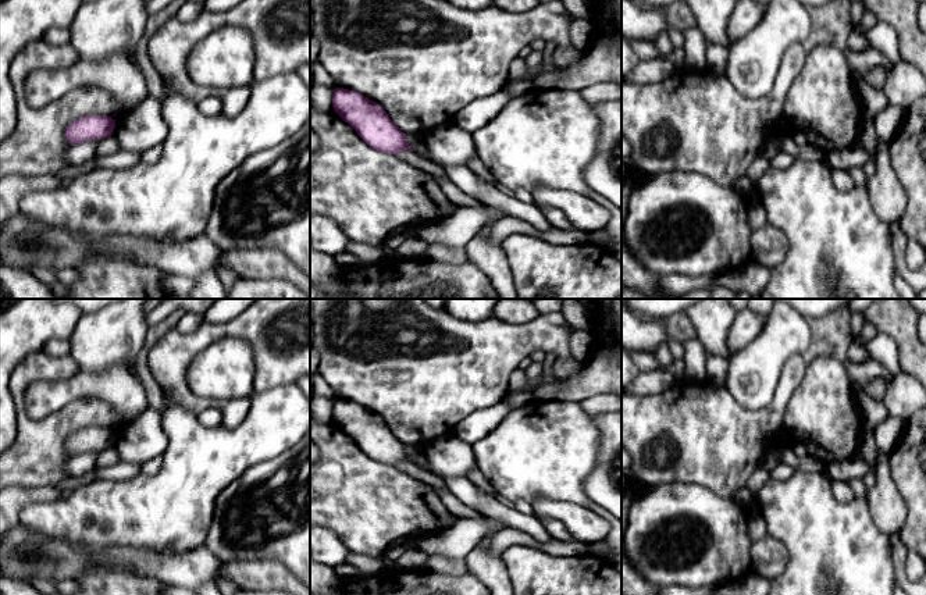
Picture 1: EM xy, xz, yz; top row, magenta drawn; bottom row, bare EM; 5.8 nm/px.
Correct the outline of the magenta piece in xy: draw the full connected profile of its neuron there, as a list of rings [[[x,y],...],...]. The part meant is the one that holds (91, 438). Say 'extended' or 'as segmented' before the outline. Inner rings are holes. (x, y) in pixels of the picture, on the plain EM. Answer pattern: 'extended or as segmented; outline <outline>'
as segmented; outline [[[85,427],[71,434],[65,441],[65,449],[71,457],[97,450],[101,452],[113,446],[115,431],[104,427]]]

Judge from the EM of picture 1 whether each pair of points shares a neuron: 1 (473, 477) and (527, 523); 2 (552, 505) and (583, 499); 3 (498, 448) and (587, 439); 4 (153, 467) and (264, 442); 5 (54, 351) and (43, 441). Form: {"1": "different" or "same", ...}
{"1": "different", "2": "different", "3": "same", "4": "different", "5": "different"}

